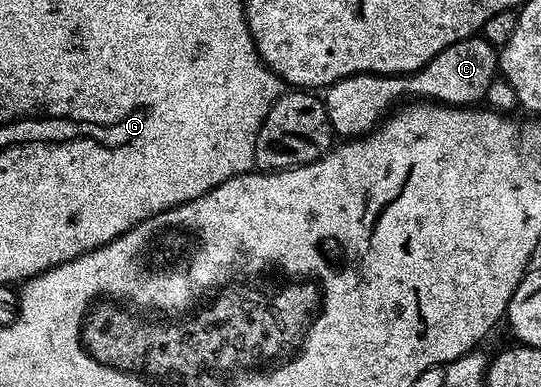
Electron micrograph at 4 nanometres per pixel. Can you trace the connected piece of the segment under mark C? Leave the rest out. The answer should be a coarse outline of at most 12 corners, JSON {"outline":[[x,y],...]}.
{"outline":[[483,35],[417,73],[359,73],[326,86],[332,130],[370,133],[404,100],[471,107],[497,77]]}

